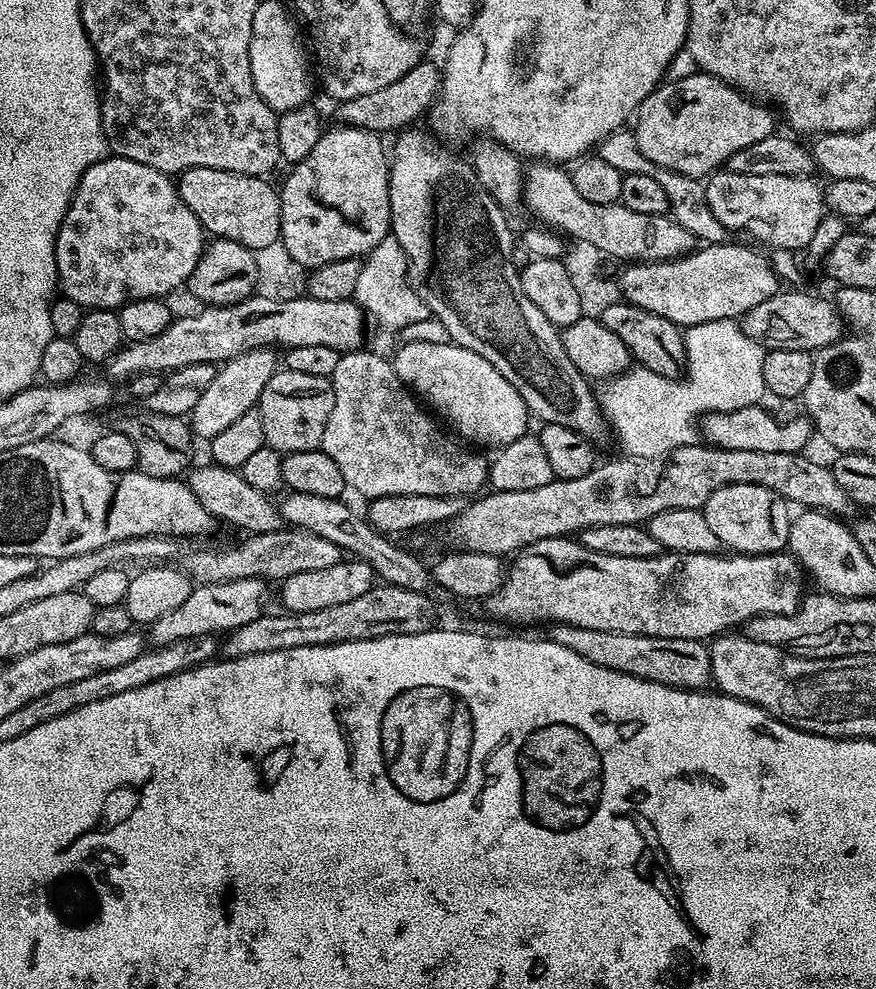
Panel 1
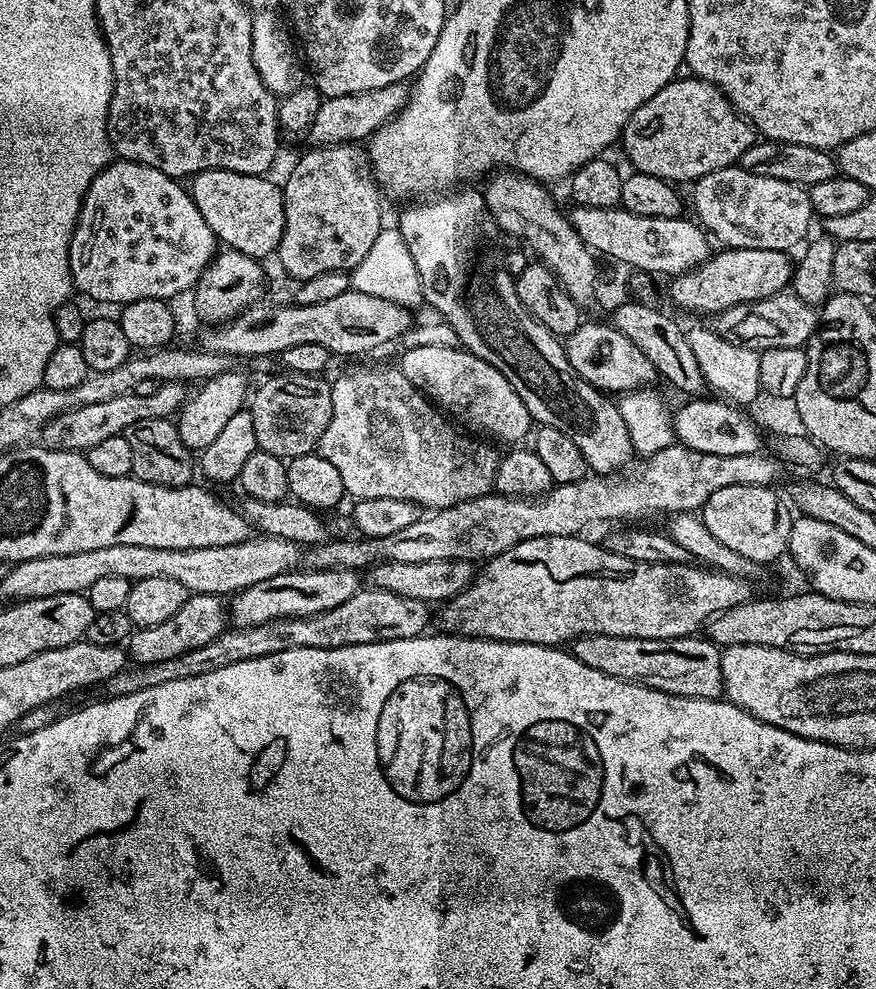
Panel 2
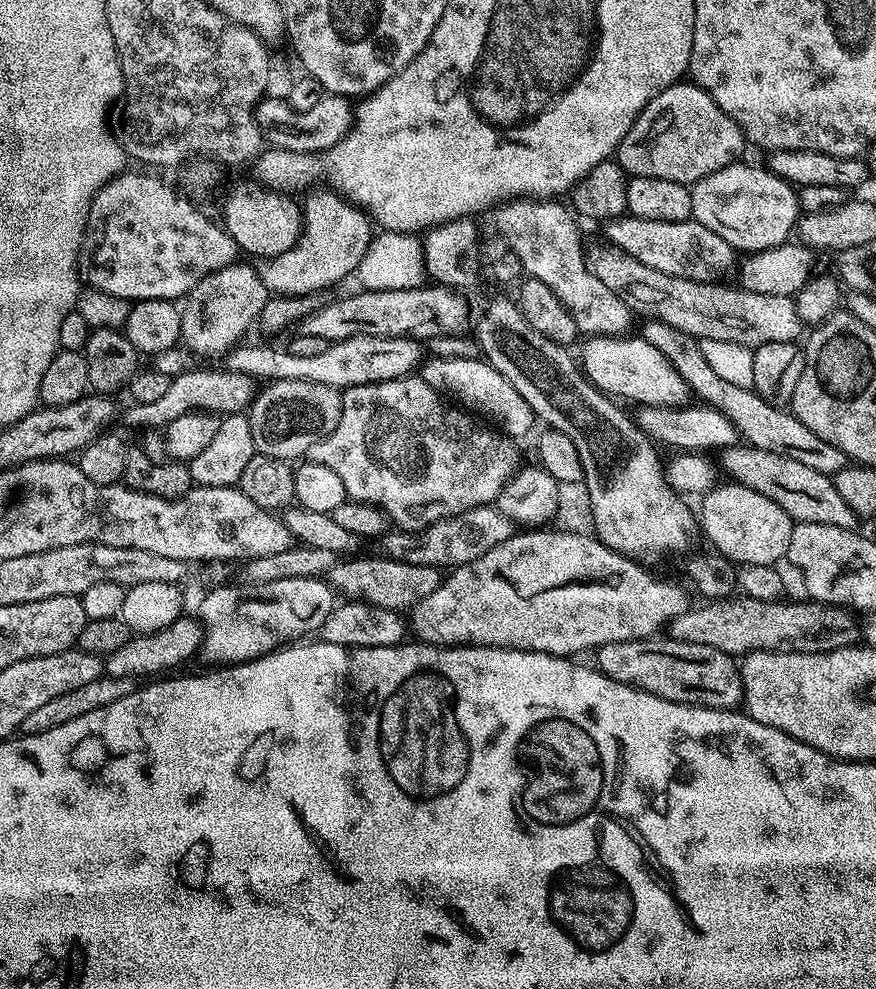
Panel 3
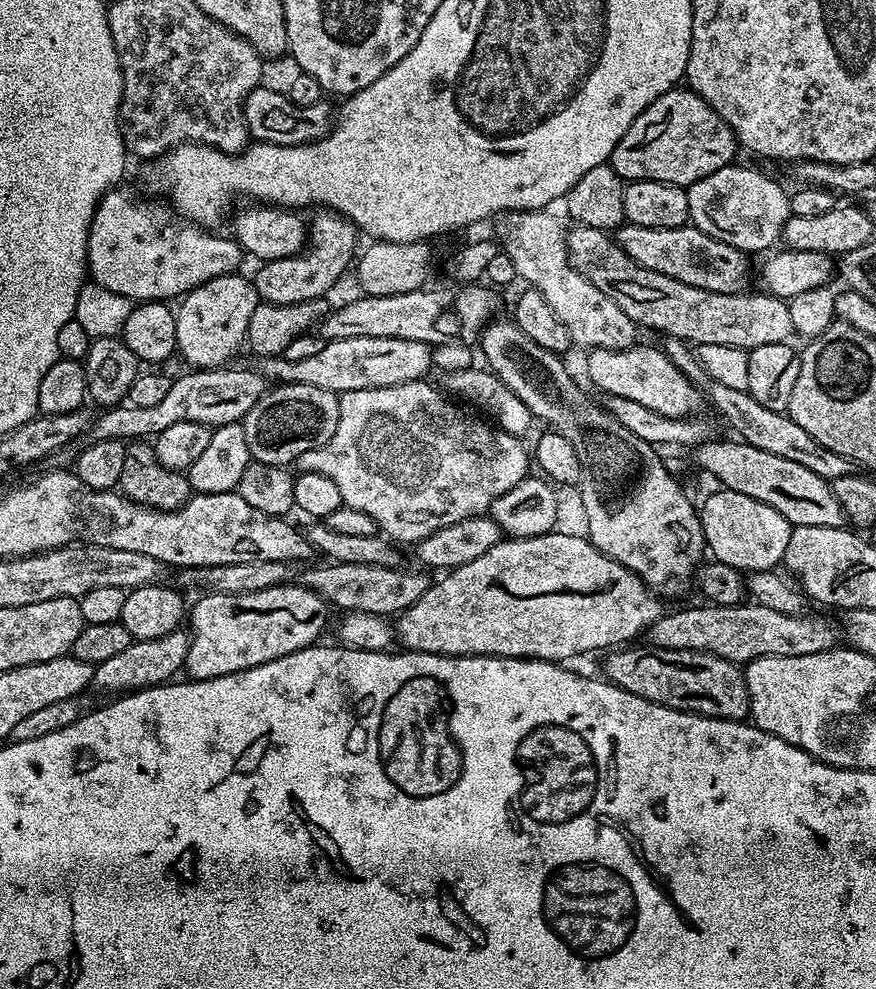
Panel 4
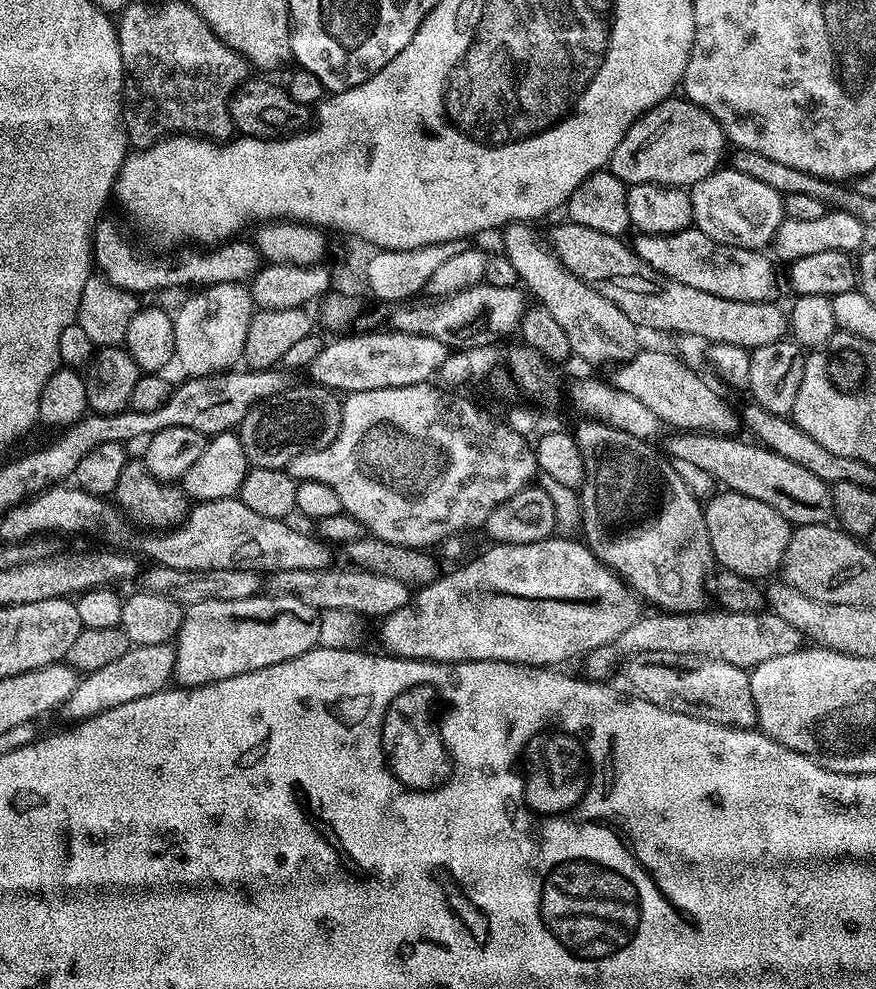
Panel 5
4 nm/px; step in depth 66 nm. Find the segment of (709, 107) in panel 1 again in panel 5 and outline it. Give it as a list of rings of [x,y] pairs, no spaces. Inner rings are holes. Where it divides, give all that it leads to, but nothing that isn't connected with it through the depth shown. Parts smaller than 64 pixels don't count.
[[[669,98],[650,111],[645,112],[626,130],[626,138],[618,142],[610,161],[610,170],[626,185],[634,184],[670,184],[673,186],[691,186],[706,178],[721,167],[720,158],[726,149],[726,137],[722,126],[706,110],[687,98]]]

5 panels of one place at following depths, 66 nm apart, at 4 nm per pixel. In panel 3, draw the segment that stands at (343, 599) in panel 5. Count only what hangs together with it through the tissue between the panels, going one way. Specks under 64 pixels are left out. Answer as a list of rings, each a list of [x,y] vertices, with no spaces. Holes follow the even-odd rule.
[[[383,558],[376,560],[356,560],[353,564],[337,562],[326,577],[329,584],[341,597],[350,600],[365,600],[368,604],[394,608],[397,610],[410,610],[422,598],[434,594],[442,583],[441,569],[430,566],[410,566],[409,564],[393,564]]]

